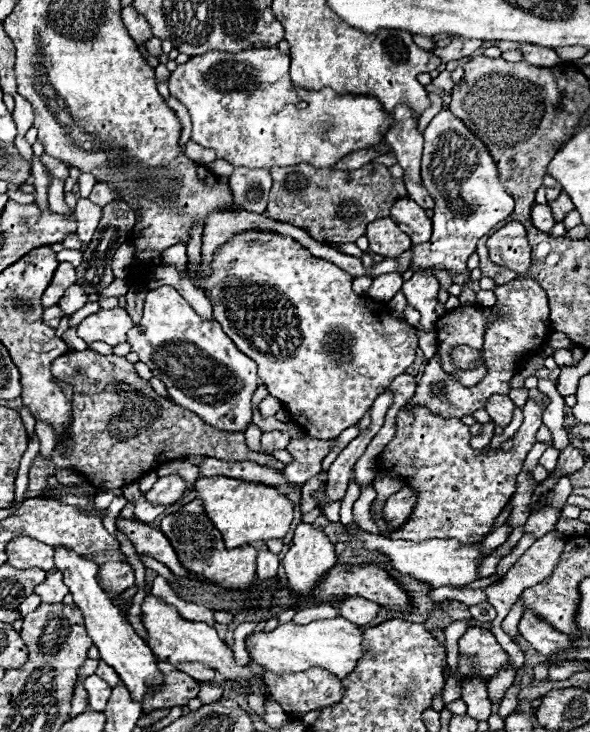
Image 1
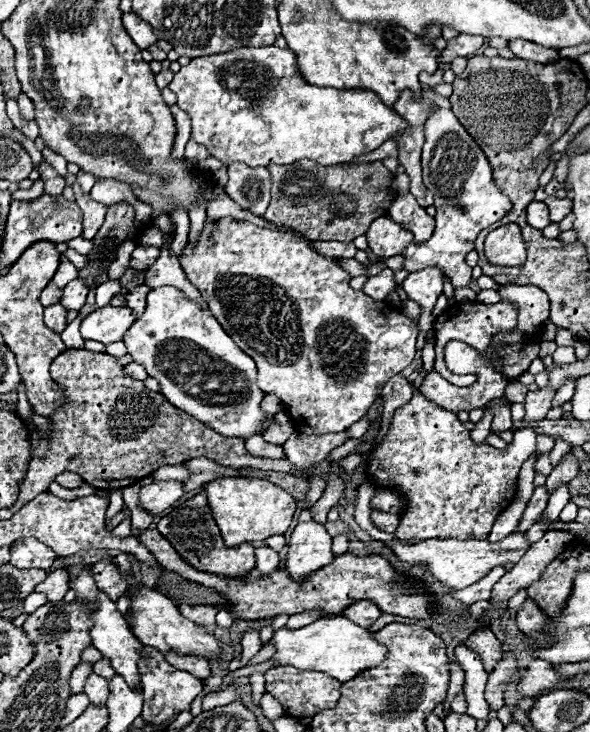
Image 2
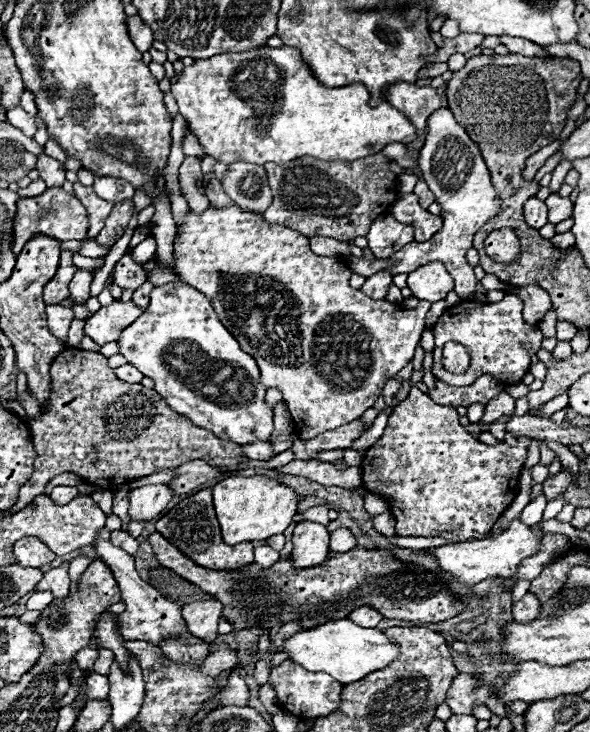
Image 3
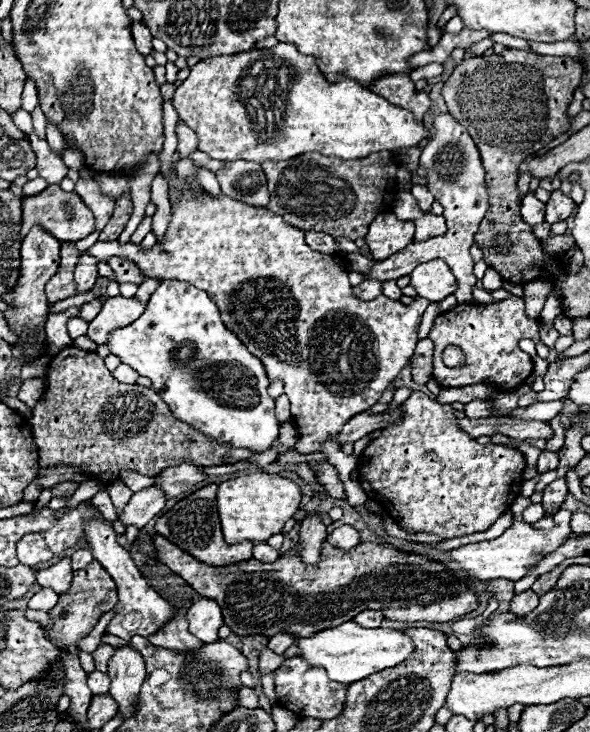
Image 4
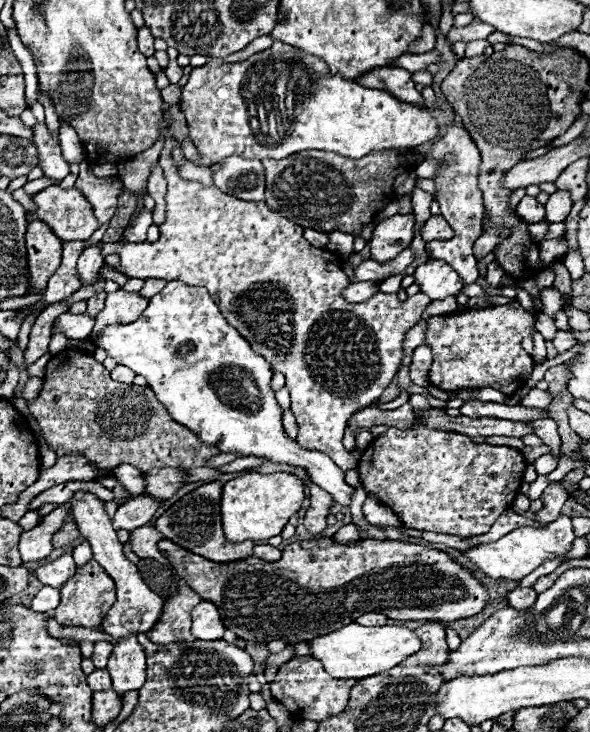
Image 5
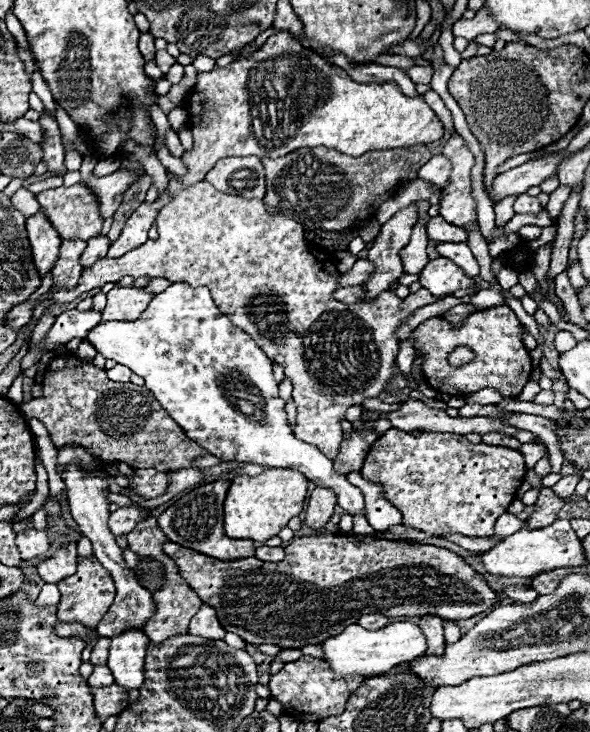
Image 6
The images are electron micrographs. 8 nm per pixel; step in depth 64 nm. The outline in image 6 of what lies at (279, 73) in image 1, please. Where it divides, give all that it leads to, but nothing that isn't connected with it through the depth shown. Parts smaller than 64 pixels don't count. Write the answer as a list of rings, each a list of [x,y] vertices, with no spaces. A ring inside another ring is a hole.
[[[288,32],[270,36],[258,52],[226,68],[200,72],[190,90],[188,114],[194,146],[182,156],[186,164],[186,174],[178,176],[182,186],[204,180],[206,172],[226,156],[278,158],[298,148],[326,146],[356,158],[372,150],[430,144],[444,136],[444,126],[424,96],[410,98],[396,82],[354,82],[346,70],[300,46]],[[254,68],[256,84],[252,86],[250,70]]]

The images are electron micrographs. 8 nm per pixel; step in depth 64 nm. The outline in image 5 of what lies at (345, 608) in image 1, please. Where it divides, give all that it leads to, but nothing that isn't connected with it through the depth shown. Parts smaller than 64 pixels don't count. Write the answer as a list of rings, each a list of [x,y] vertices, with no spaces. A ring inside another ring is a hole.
[[[368,612],[368,614],[362,614],[360,618],[356,618],[356,622],[364,624],[364,626],[384,626],[386,620],[388,618],[384,614],[378,614],[378,612]]]

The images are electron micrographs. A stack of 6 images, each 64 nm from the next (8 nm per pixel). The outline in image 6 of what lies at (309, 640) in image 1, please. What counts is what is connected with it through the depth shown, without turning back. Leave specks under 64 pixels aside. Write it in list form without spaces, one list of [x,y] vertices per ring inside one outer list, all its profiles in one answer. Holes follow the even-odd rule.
[[[394,622],[380,630],[364,630],[358,624],[348,626],[340,636],[332,636],[324,640],[324,660],[338,674],[386,674],[400,662],[410,662],[426,654],[426,636],[416,624],[410,622]]]

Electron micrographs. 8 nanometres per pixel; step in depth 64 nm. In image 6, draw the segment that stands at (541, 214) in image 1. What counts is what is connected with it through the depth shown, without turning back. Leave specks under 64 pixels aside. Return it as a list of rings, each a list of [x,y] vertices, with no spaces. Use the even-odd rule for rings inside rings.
[[[522,194],[522,196],[516,198],[516,202],[514,202],[514,212],[518,212],[518,214],[536,214],[536,212],[540,212],[540,210],[542,210],[542,206],[540,206],[540,202],[538,202],[536,196]]]

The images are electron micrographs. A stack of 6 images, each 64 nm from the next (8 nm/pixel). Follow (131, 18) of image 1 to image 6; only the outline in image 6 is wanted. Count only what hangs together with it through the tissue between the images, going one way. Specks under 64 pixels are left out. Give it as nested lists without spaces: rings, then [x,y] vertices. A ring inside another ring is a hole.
[[[144,32],[144,34],[140,36],[140,52],[142,52],[142,56],[144,56],[146,62],[154,60],[156,48],[154,48],[154,36],[152,36],[150,32]]]

